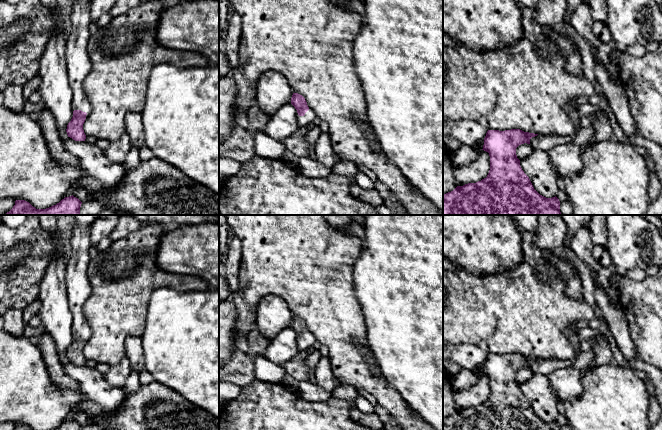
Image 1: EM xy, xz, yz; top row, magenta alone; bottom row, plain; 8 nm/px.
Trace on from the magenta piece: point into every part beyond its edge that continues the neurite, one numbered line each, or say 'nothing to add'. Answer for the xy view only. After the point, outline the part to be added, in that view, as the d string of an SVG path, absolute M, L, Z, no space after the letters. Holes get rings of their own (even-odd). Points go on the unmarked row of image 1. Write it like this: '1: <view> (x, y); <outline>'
1: xy (78, 285); M76 215L75 226L71 236L71 251L68 254L66 286L69 308L73 316L72 332L88 336L91 334L83 305L91 295L91 285L87 274L90 262L89 249L93 245L90 240L89 226L100 215Z

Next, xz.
1: xz (303, 345); M309 333L304 340L298 339L298 348L300 351L306 351L312 347L312 344L314 342L313 336Z

